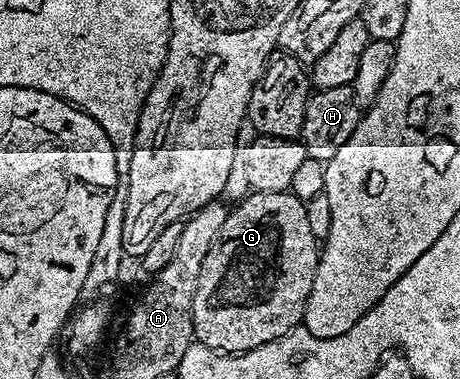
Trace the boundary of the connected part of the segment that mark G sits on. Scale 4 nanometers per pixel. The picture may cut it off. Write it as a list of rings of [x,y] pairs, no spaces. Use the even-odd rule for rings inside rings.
[[[291,190],[252,191],[236,211],[229,212],[222,238],[204,259],[198,293],[194,293],[192,330],[203,346],[221,353],[253,351],[255,347],[275,344],[277,339],[301,326],[322,250],[321,240],[316,240],[316,231],[308,216],[308,207],[309,204]]]

